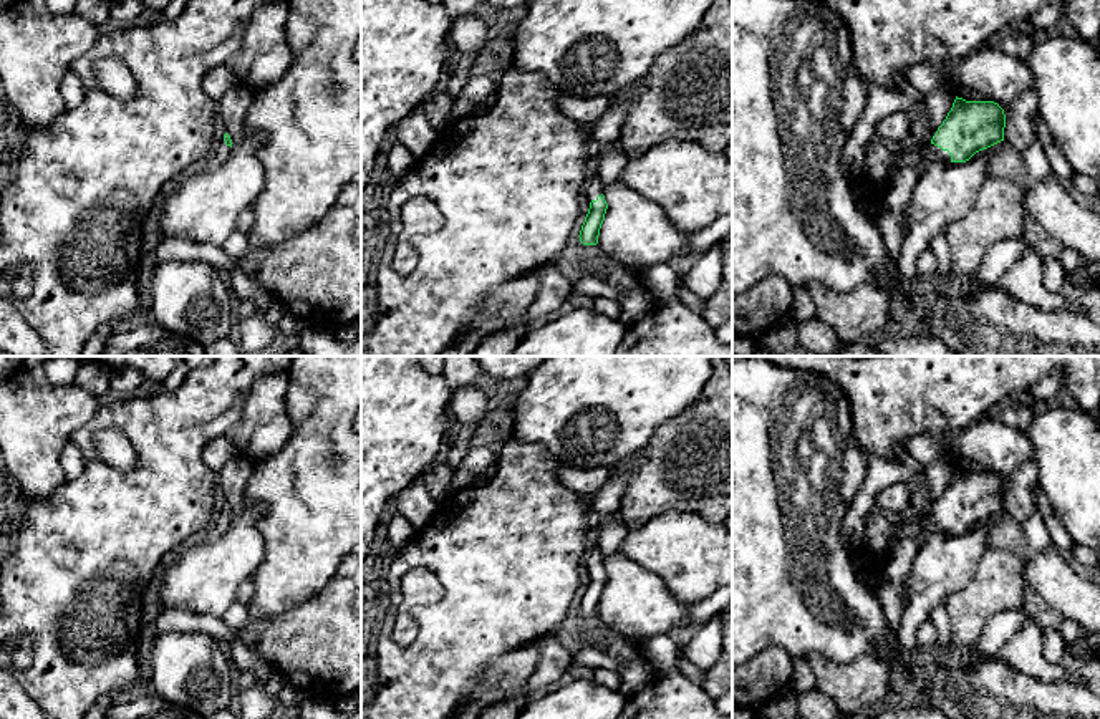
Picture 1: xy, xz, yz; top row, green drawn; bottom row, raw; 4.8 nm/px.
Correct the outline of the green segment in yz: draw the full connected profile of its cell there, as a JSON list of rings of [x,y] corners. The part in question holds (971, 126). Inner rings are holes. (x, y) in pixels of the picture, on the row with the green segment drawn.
[[[954,99],[951,111],[938,128],[918,167],[898,167],[888,184],[883,204],[886,212],[875,222],[883,237],[888,263],[886,272],[896,268],[906,234],[906,209],[914,186],[934,159],[946,164],[966,162],[976,152],[1004,141],[1006,114],[994,101]]]

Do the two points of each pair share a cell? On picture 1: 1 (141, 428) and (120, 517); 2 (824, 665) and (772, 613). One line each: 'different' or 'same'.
1: same
2: different

